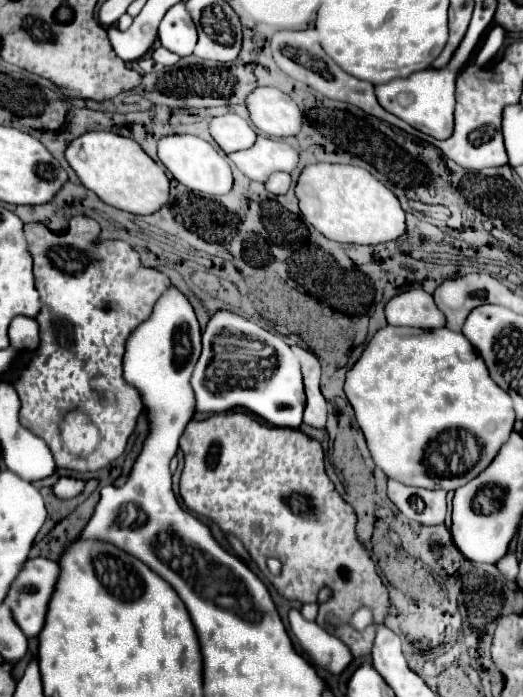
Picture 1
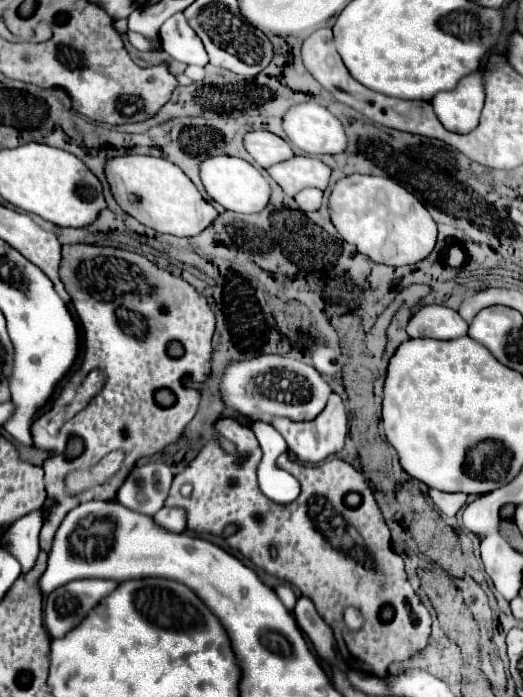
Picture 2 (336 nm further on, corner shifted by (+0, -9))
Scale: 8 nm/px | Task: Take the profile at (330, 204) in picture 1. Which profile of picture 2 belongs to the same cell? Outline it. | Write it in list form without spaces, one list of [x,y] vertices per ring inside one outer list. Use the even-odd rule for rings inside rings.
[[[348,175],[332,187],[332,193],[328,197],[328,211],[330,211],[330,221],[340,233],[340,237],[346,243],[352,243],[358,247],[360,253],[370,257],[376,263],[400,267],[400,265],[410,265],[422,261],[436,245],[436,223],[432,221],[430,213],[426,207],[402,185],[394,185],[392,179],[384,177],[372,177],[372,175]]]

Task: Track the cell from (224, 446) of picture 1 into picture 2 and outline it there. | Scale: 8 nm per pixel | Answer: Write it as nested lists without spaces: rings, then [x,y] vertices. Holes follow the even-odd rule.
[[[222,417],[214,425],[216,433],[228,441],[232,441],[238,449],[238,455],[228,455],[218,439],[208,441],[196,459],[180,473],[174,477],[170,495],[166,499],[166,507],[184,507],[188,513],[188,529],[194,533],[212,533],[212,535],[222,535],[224,527],[230,523],[236,523],[240,527],[238,533],[226,539],[226,543],[240,551],[244,557],[248,557],[256,567],[262,567],[266,573],[298,587],[304,597],[312,599],[316,605],[316,611],[324,619],[326,625],[330,625],[337,648],[348,664],[356,659],[362,663],[366,671],[372,675],[382,677],[388,671],[388,665],[394,661],[404,661],[412,655],[416,655],[422,647],[426,647],[428,635],[430,635],[430,613],[428,609],[420,603],[420,597],[414,593],[410,587],[406,573],[404,573],[404,561],[398,553],[390,549],[390,529],[386,527],[382,513],[374,501],[372,489],[364,475],[356,471],[352,465],[348,465],[342,459],[332,459],[316,467],[306,467],[300,463],[294,463],[288,459],[288,455],[278,457],[278,467],[286,469],[292,473],[300,485],[302,493],[296,501],[288,505],[280,505],[270,501],[268,497],[262,495],[256,483],[256,467],[260,463],[260,447],[258,441],[252,433],[250,427],[244,427],[236,423],[234,419]],[[190,483],[192,485],[192,495],[182,497],[180,489],[182,485]],[[348,493],[360,493],[362,503],[358,507],[346,507],[344,497]],[[270,549],[276,549],[276,557],[270,555]],[[384,605],[394,607],[394,619],[384,623],[378,617],[378,611]]]

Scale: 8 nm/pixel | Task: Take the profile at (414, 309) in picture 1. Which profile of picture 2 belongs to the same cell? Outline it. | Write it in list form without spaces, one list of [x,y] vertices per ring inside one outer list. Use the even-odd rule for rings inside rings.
[[[426,305],[412,315],[406,325],[410,337],[430,337],[430,339],[456,339],[466,335],[468,323],[450,307]]]

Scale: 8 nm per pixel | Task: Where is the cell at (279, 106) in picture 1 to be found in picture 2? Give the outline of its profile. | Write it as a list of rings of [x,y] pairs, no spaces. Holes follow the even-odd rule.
[[[316,103],[292,105],[282,117],[282,129],[288,141],[304,153],[342,153],[346,135],[342,123]]]

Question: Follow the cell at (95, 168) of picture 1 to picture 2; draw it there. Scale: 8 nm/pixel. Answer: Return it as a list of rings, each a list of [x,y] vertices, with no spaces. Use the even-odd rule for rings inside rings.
[[[148,155],[112,157],[106,161],[104,175],[108,179],[112,197],[120,205],[120,209],[158,233],[192,237],[204,231],[218,215],[218,211],[202,199],[202,195],[198,193],[194,183],[182,173],[182,169],[166,159]]]

